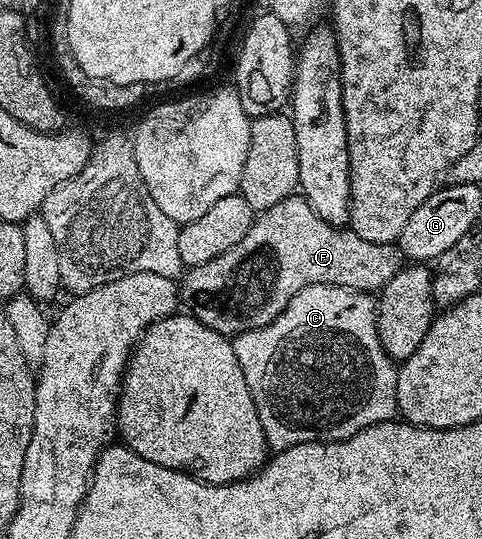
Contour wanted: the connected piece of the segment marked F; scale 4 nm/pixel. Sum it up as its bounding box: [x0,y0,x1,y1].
[181,198,405,338]

